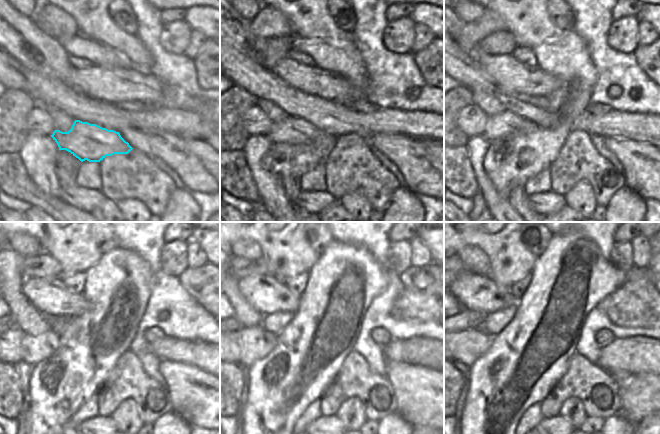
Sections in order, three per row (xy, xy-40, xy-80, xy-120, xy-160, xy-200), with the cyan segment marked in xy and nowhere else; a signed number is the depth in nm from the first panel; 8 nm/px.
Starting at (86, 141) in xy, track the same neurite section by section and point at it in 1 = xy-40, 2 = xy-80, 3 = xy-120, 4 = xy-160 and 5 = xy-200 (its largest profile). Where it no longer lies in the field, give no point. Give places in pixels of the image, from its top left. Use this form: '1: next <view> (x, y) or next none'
1: next xy-40 (291, 130)
2: next xy-80 (506, 124)
3: next xy-120 (38, 348)
4: next xy-160 (259, 345)
5: next xy-200 (480, 343)

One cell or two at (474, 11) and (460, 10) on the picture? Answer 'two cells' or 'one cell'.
one cell

